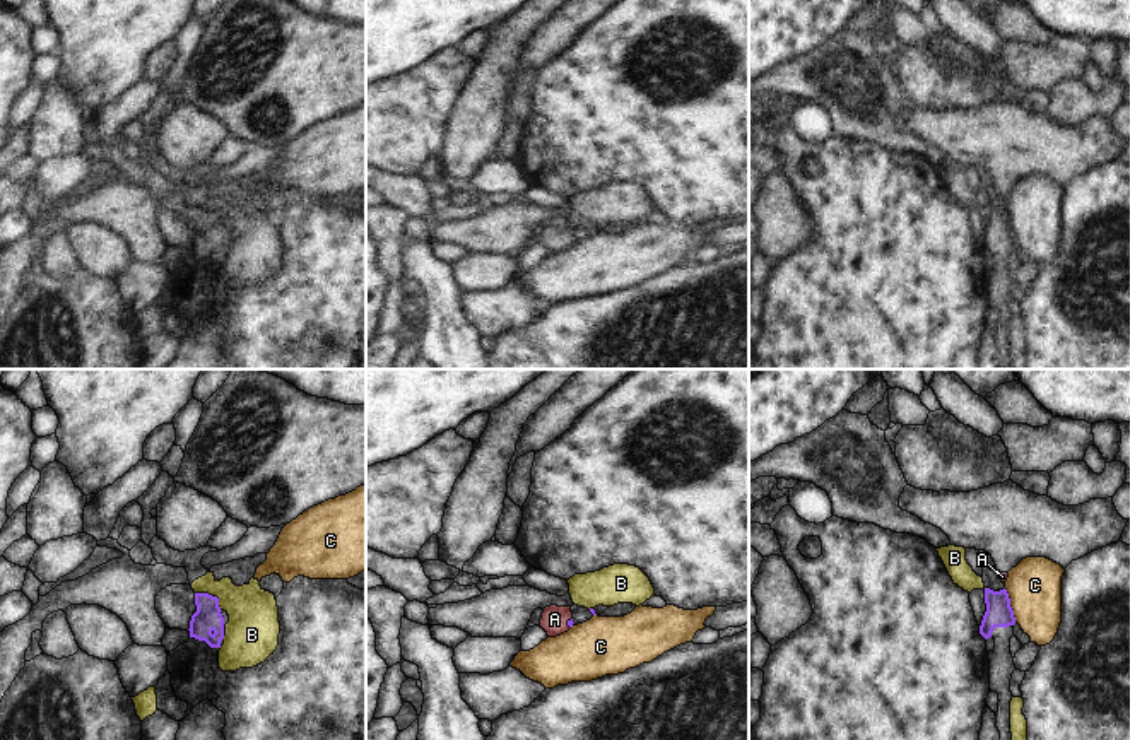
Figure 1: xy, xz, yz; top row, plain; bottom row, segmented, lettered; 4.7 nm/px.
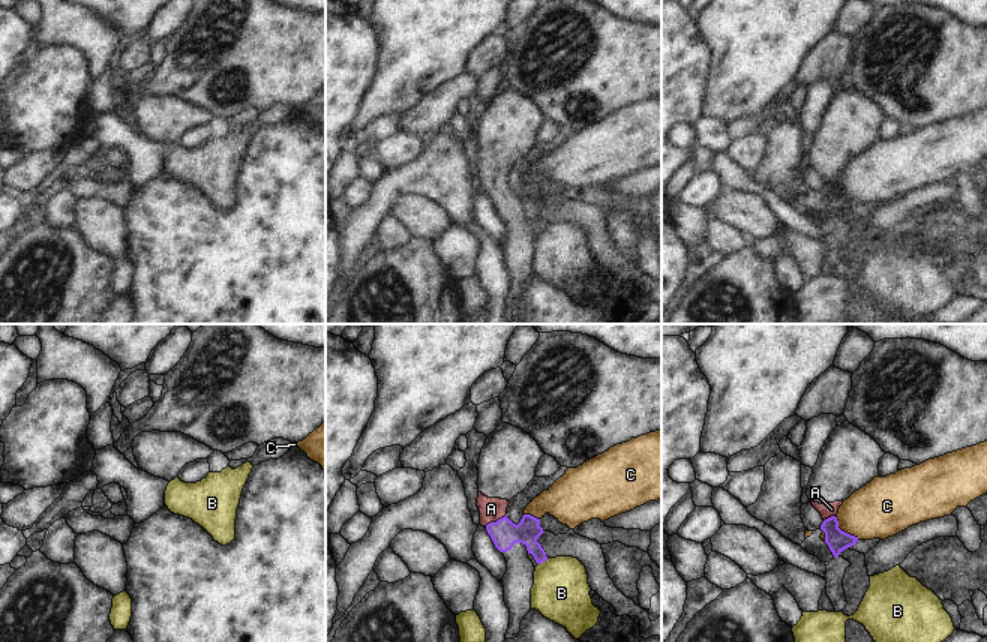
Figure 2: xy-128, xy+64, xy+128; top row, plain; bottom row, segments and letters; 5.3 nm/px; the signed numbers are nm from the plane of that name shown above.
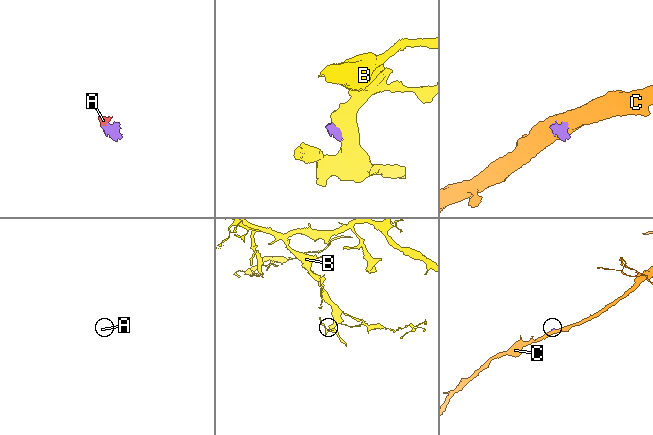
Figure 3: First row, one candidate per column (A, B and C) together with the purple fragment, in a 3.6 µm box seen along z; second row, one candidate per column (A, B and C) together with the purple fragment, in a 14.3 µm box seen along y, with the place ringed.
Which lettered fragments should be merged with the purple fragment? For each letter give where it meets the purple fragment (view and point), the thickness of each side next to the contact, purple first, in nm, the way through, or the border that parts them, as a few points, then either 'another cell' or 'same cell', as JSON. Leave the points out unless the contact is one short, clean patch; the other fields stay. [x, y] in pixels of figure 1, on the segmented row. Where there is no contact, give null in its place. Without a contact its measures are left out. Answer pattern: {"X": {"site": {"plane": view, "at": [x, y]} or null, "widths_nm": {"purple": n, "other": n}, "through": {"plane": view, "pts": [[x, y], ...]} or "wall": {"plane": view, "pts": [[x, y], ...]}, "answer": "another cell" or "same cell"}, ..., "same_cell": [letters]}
{"A": {"site": {"plane": "xz", "at": [568, 622]}, "widths_nm": {"purple": 30, "other": 130}, "through": {"plane": "xz", "pts": [[570, 622], [568, 622], [554, 619]]}, "answer": "same cell"}, "B": {"site": {"plane": "xy", "at": [211, 595]}, "widths_nm": {"purple": 130, "other": 240}, "wall": {"plane": "xy", "pts": [[195, 592], [214, 595], [221, 609]]}, "answer": "another cell"}, "C": {"site": {"plane": "yz", "at": [1009, 605]}, "widths_nm": {"purple": 130, "other": 260}, "wall": {"plane": "yz", "pts": [[1004, 588], [1016, 621]]}, "answer": "another cell"}, "same_cell": ["A"]}

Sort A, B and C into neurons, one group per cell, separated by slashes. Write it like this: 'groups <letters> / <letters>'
groups A / B / C

